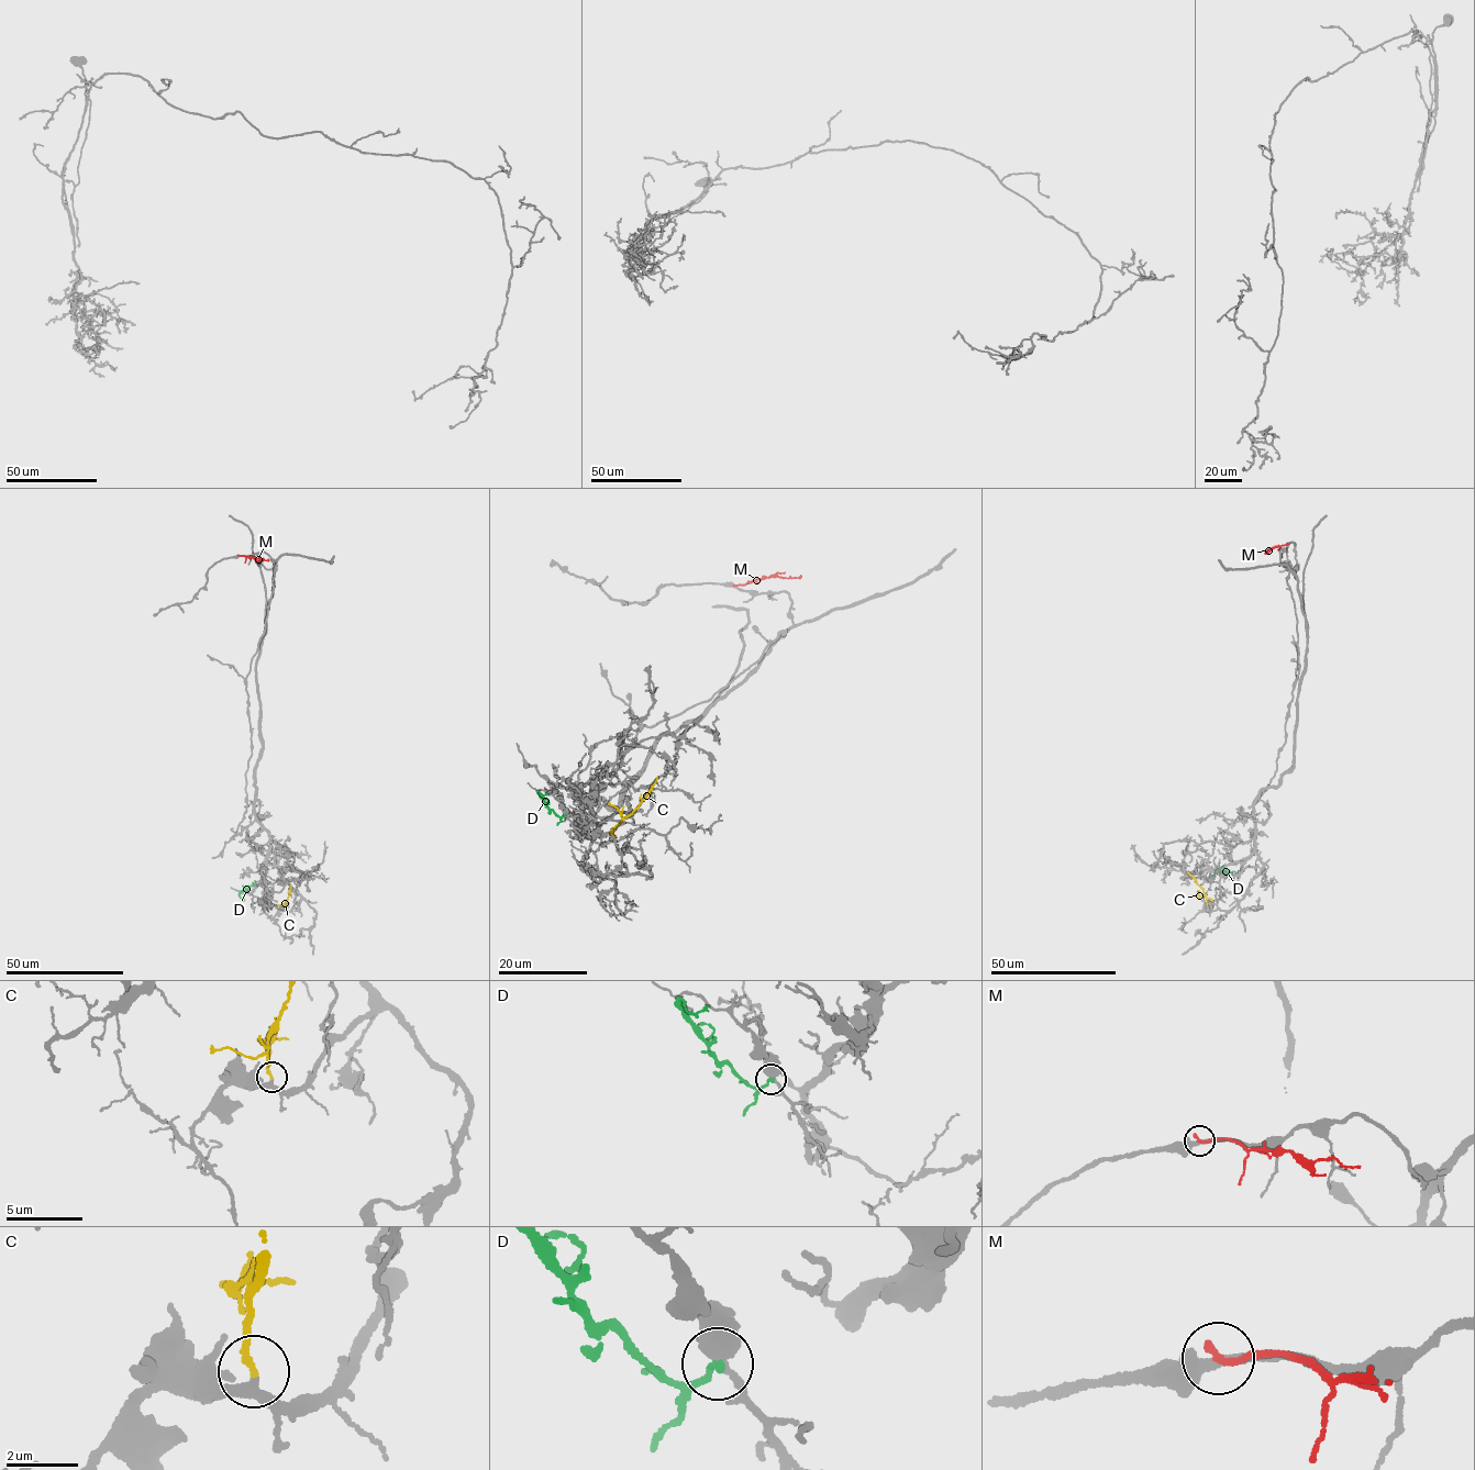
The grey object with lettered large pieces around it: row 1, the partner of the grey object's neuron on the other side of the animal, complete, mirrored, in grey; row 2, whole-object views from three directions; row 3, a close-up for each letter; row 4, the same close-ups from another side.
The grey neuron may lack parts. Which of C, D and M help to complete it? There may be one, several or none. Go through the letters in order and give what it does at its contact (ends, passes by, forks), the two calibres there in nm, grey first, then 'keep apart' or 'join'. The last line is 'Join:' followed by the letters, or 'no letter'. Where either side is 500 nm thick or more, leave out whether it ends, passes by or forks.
C: it ends there; 280 nm thick on the grey side, 160 nm on the other; join
D: 500 nm thick on the grey side, 200 nm on the other; keep apart
M: it ends there; 320 nm thick on the grey side, 240 nm on the other; keep apart
Join: C

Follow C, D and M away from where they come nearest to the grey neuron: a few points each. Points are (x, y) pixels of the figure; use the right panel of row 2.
C: (1207, 904), (1204, 889), (1187, 872)
D: (1226, 872), (1229, 871), (1217, 869), (1211, 876)
M: (1287, 544), (1264, 552)

